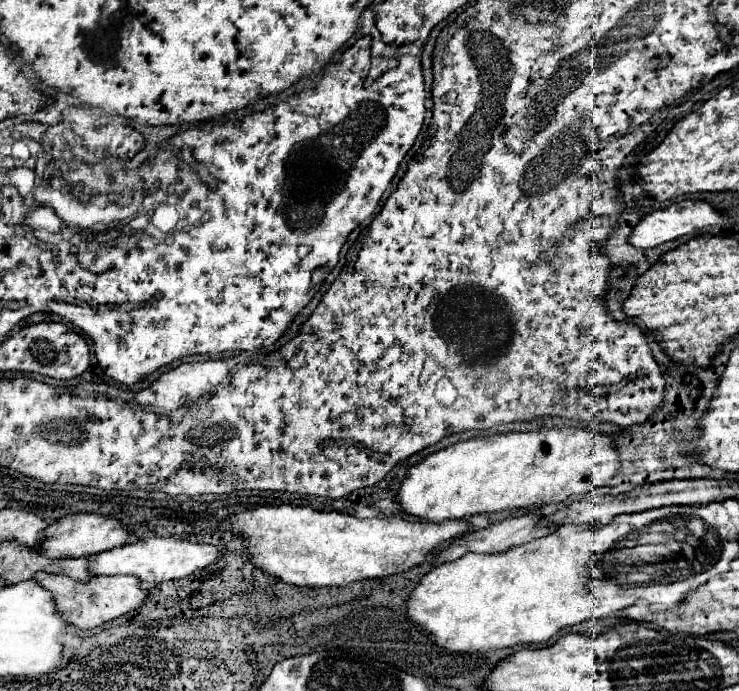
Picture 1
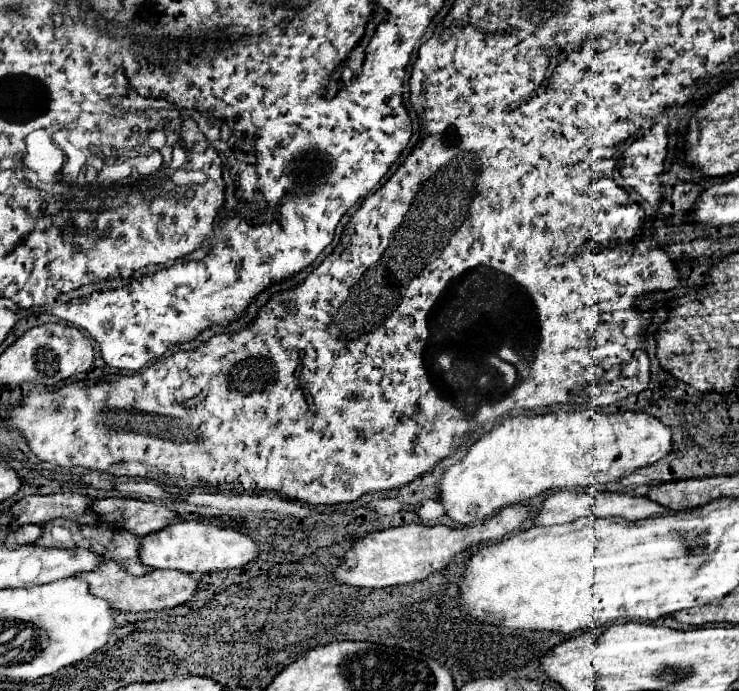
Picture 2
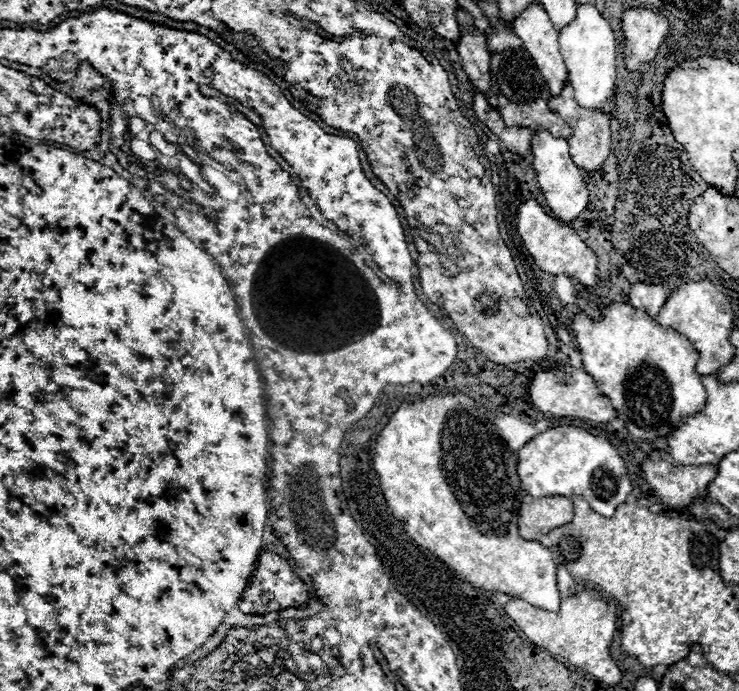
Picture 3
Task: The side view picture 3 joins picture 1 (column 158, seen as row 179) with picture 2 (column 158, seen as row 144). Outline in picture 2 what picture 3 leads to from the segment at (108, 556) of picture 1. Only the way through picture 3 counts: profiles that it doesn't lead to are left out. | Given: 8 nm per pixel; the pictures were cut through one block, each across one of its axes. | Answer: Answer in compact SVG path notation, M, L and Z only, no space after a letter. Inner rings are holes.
M176 522L168 524L166 528L152 532L152 536L144 536L140 550L140 562L150 568L172 568L180 572L216 572L228 568L240 568L252 562L258 556L258 548L250 536L240 534L232 528L218 528L204 522Z

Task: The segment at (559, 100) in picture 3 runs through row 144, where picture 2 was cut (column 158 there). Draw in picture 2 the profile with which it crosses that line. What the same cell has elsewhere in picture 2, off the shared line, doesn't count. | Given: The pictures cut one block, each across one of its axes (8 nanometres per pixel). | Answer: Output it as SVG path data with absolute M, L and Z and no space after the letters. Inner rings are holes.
M104 560L98 564L94 572L82 572L78 578L86 580L90 592L98 598L104 598L116 612L148 612L148 610L164 610L174 608L190 600L190 596L198 590L198 582L184 572L178 570L152 570L140 578L130 576L118 562Z

